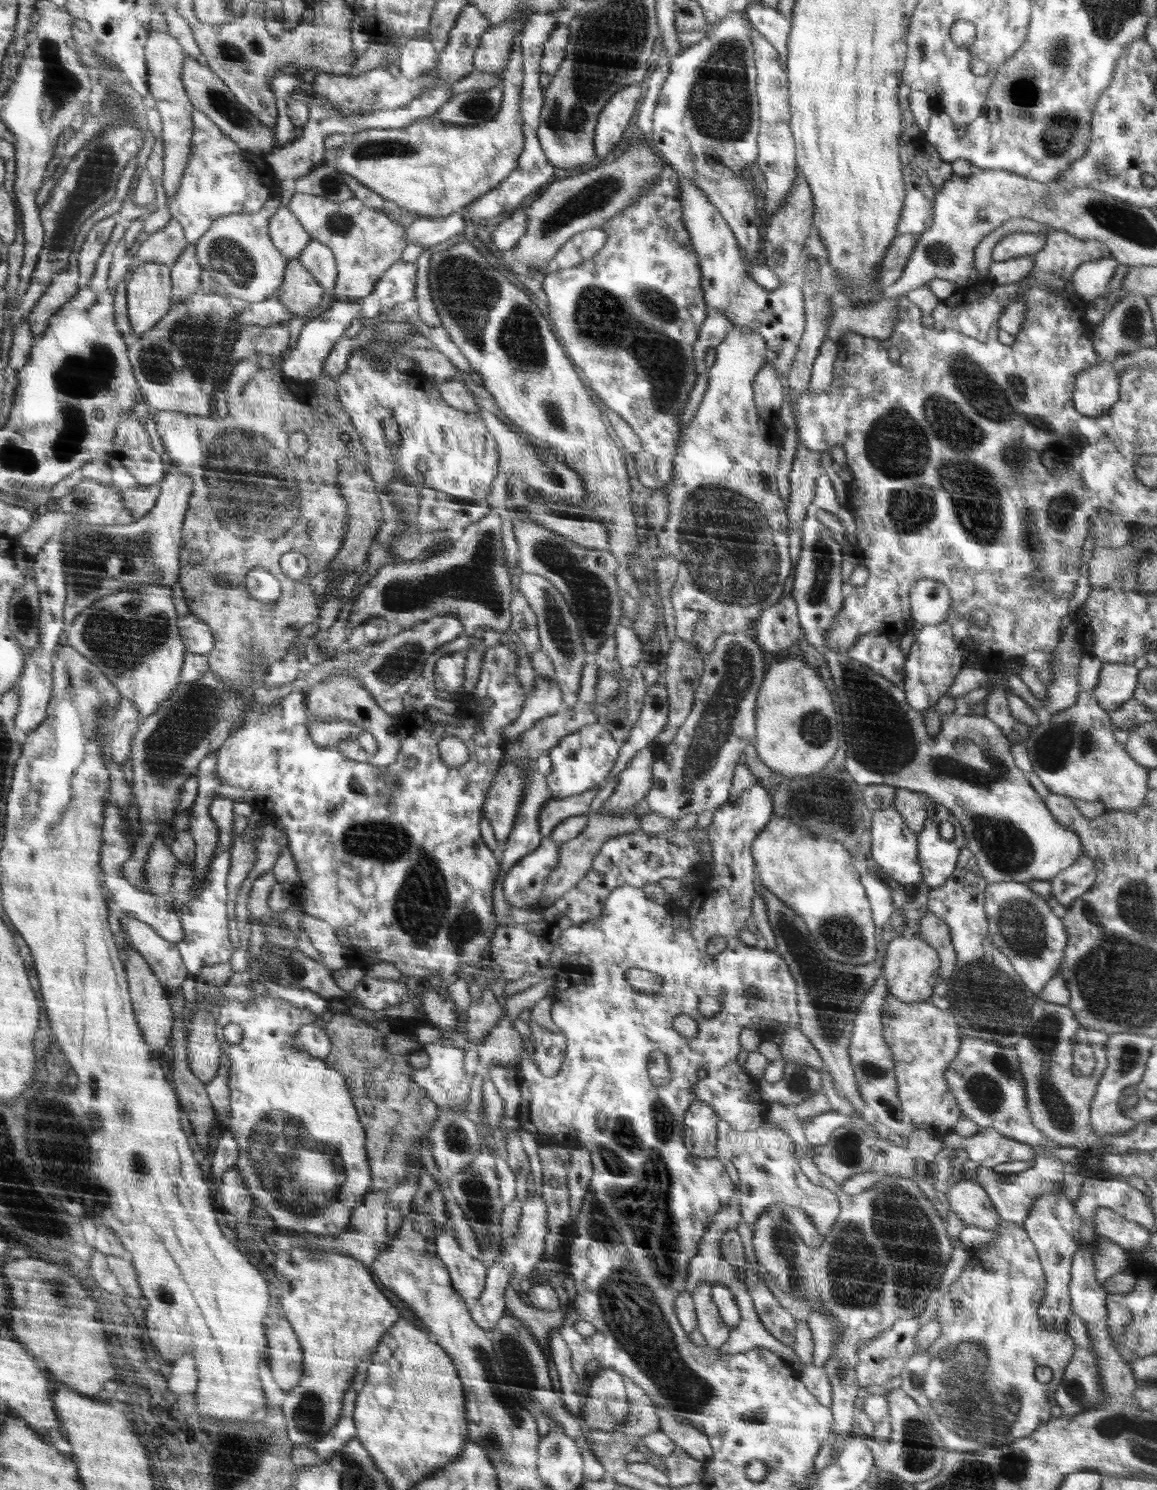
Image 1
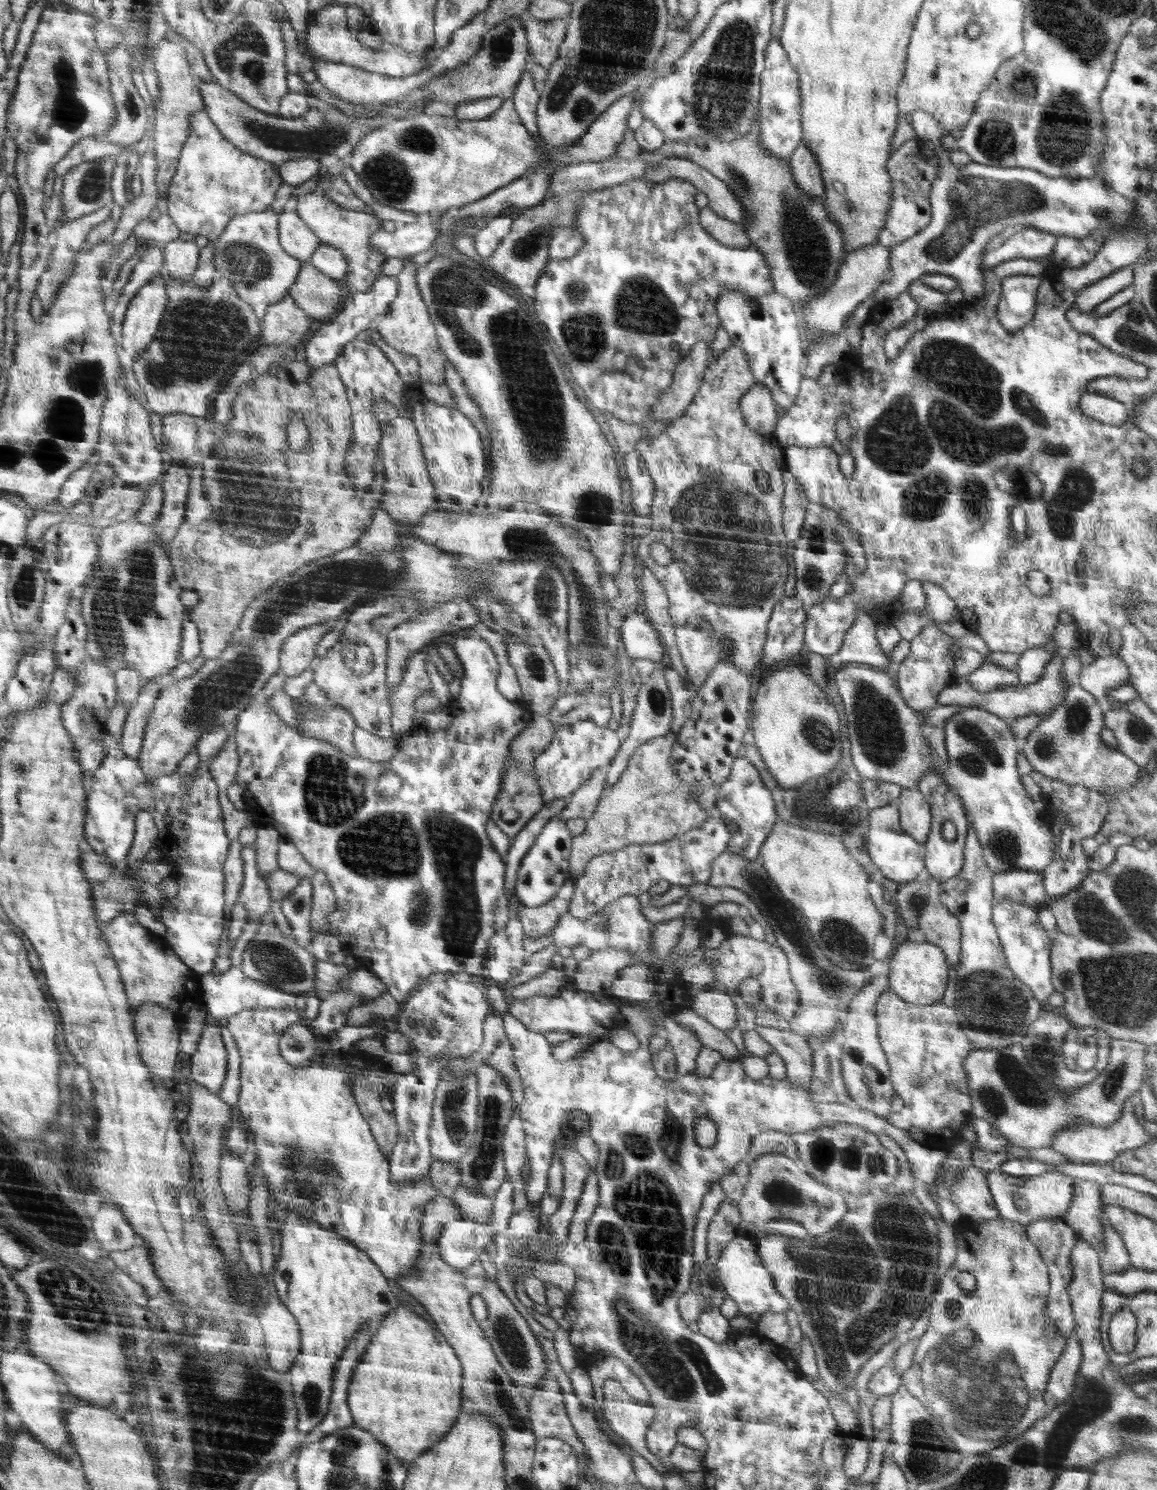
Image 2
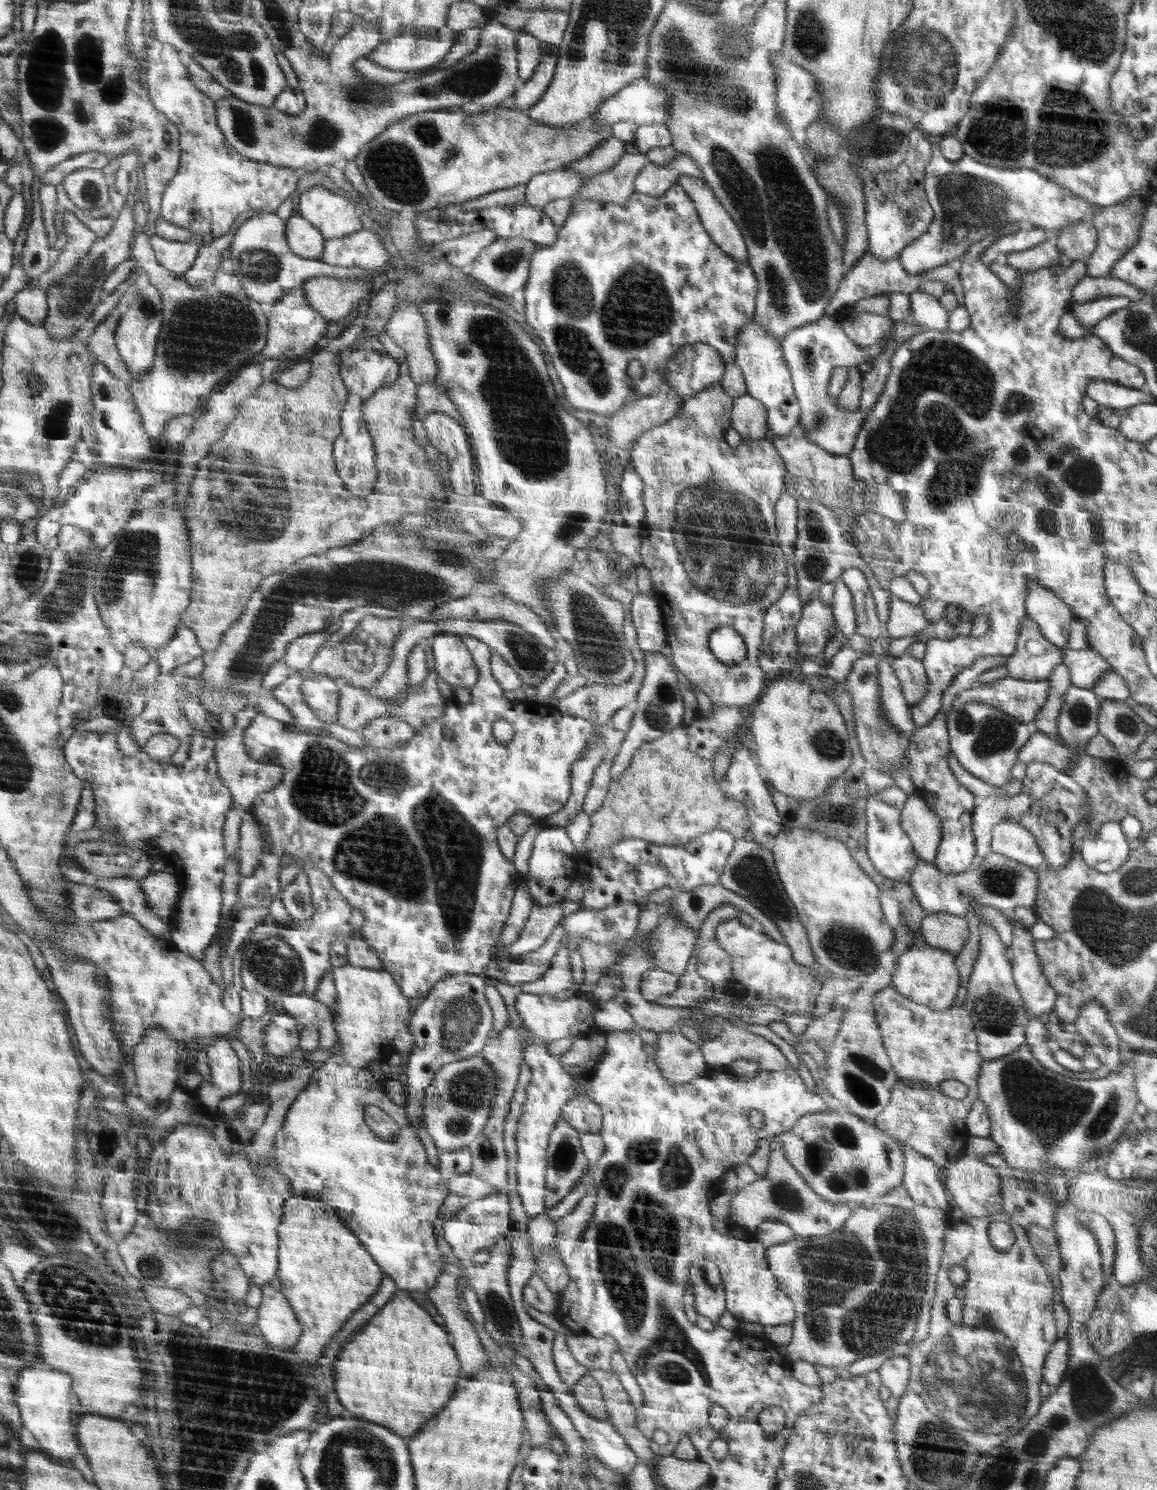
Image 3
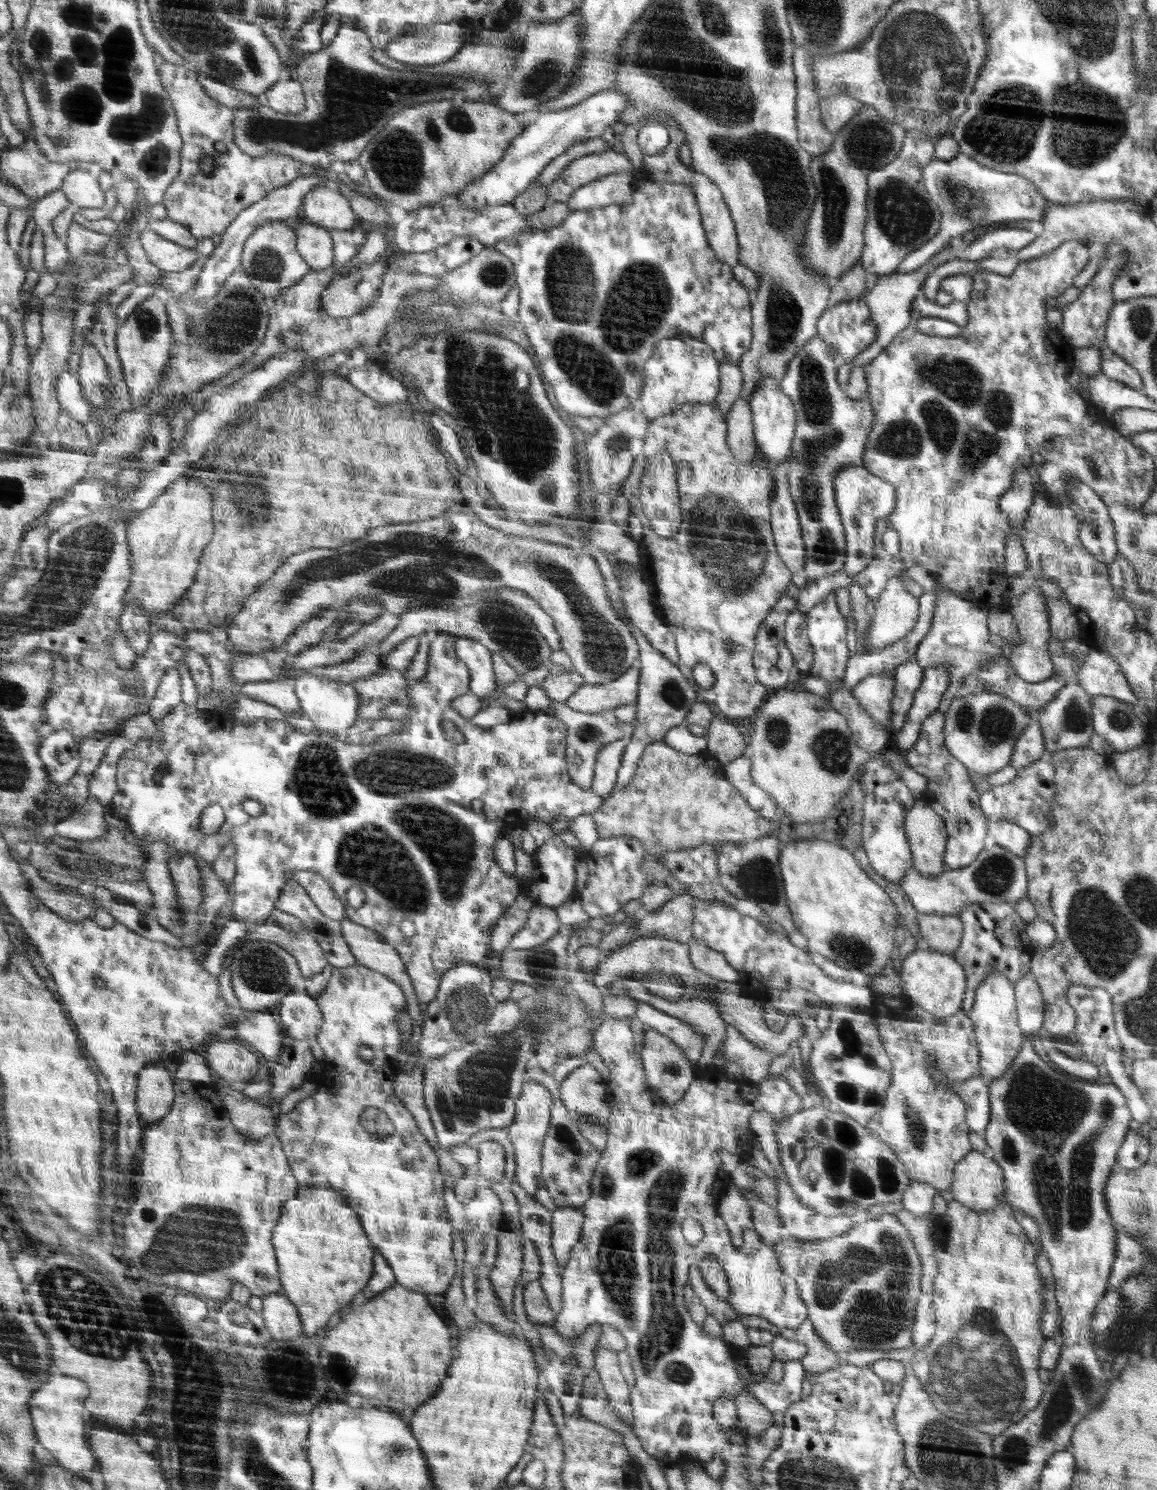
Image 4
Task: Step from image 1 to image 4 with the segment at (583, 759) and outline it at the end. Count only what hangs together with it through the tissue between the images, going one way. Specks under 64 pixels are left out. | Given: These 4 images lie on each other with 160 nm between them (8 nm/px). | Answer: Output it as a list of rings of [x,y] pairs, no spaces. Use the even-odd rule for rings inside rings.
[[[437,633],[437,635],[433,638],[433,641],[430,643],[429,655],[428,655],[429,663],[425,676],[423,676],[422,679],[418,679],[418,681],[406,680],[406,687],[404,687],[404,690],[408,692],[408,698],[411,699],[411,709],[409,715],[406,718],[403,718],[403,720],[401,720],[403,724],[401,726],[401,730],[399,730],[399,732],[397,732],[396,734],[381,736],[380,738],[377,738],[374,742],[371,742],[370,744],[362,742],[358,744],[350,744],[345,743],[343,741],[339,741],[338,738],[335,737],[335,734],[338,731],[344,728],[348,728],[349,726],[352,726],[352,724],[354,724],[357,721],[358,707],[360,706],[360,704],[358,702],[358,693],[356,693],[356,689],[352,687],[352,684],[339,682],[336,680],[330,680],[328,678],[324,679],[321,676],[312,676],[309,672],[304,672],[303,674],[296,674],[296,677],[294,678],[294,692],[296,694],[296,698],[298,698],[299,700],[301,710],[314,723],[314,726],[316,728],[316,730],[310,731],[309,733],[306,731],[298,731],[294,727],[292,727],[290,723],[287,724],[285,721],[279,722],[268,718],[259,718],[258,720],[255,720],[252,723],[241,723],[237,722],[231,713],[228,714],[226,712],[222,712],[221,710],[217,709],[212,709],[211,711],[203,712],[194,706],[190,706],[184,702],[181,702],[172,709],[172,712],[170,712],[170,714],[163,716],[158,722],[155,723],[155,725],[163,732],[163,740],[159,740],[159,742],[150,742],[149,740],[138,740],[136,741],[137,745],[134,748],[132,748],[132,750],[129,750],[128,752],[124,753],[118,759],[117,773],[116,773],[117,791],[116,794],[112,797],[111,803],[108,806],[121,819],[125,819],[126,825],[128,826],[132,834],[134,834],[134,836],[139,838],[140,841],[165,842],[168,846],[173,846],[178,853],[185,855],[192,855],[196,857],[198,860],[204,860],[210,863],[210,865],[212,865],[212,861],[214,861],[216,855],[218,855],[221,849],[223,849],[227,844],[234,845],[237,858],[237,864],[236,864],[237,871],[235,874],[234,889],[233,889],[234,896],[232,897],[231,900],[231,907],[233,909],[233,912],[235,912],[240,917],[240,919],[247,924],[247,928],[250,929],[253,929],[256,925],[262,924],[264,921],[270,918],[271,912],[275,909],[275,902],[279,900],[282,890],[284,889],[284,886],[286,886],[287,884],[287,880],[285,877],[286,872],[316,871],[320,876],[324,877],[328,881],[328,884],[332,887],[332,890],[339,896],[339,899],[345,904],[346,909],[345,913],[348,919],[352,920],[352,922],[355,922],[356,924],[359,924],[360,926],[372,929],[382,938],[384,942],[388,943],[390,946],[393,946],[398,951],[398,954],[404,959],[404,966],[406,967],[407,973],[409,974],[409,977],[413,982],[413,989],[419,1002],[420,1003],[432,1002],[435,1000],[435,997],[438,996],[439,985],[442,984],[442,978],[444,976],[444,973],[447,972],[447,970],[450,970],[454,968],[456,965],[459,965],[460,963],[464,962],[472,964],[480,963],[480,960],[484,960],[484,958],[486,958],[486,954],[488,954],[488,950],[490,950],[490,932],[492,932],[493,926],[496,924],[496,921],[506,912],[506,909],[516,900],[516,898],[518,898],[518,896],[522,894],[520,891],[520,879],[523,878],[516,877],[514,874],[512,875],[505,874],[505,872],[501,869],[501,866],[495,860],[496,839],[505,838],[507,836],[507,833],[509,831],[512,832],[512,830],[520,829],[526,831],[526,826],[528,825],[528,820],[526,818],[542,819],[544,822],[550,822],[550,823],[553,823],[559,816],[565,816],[573,819],[576,817],[580,817],[583,814],[592,814],[596,812],[599,808],[602,808],[603,802],[605,800],[604,798],[596,794],[595,791],[592,791],[590,788],[584,790],[583,788],[580,788],[577,784],[574,784],[574,782],[572,782],[572,779],[570,778],[570,775],[568,774],[567,771],[566,753],[565,753],[567,747],[567,726],[559,718],[556,718],[555,716],[550,716],[549,714],[546,714],[541,710],[536,711],[529,709],[527,710],[526,713],[513,716],[510,721],[504,724],[497,724],[495,726],[492,726],[491,728],[486,727],[483,728],[470,723],[470,720],[464,718],[451,705],[451,700],[454,700],[454,698],[458,698],[458,696],[468,693],[469,691],[471,691],[472,693],[474,693],[474,695],[478,697],[488,697],[490,693],[494,693],[494,689],[496,689],[496,682],[495,682],[495,672],[493,671],[493,662],[491,661],[491,654],[492,651],[488,650],[486,646],[480,644],[480,642],[478,642],[477,640],[468,637],[458,637],[450,633]],[[444,720],[452,720],[452,722],[454,722],[454,726],[456,726],[458,732],[462,732],[462,734],[464,735],[464,742],[462,742],[461,744],[454,744],[446,740],[444,731],[442,729],[442,722],[444,722]],[[248,798],[250,798],[250,800],[257,800],[258,802],[260,802],[260,804],[262,804],[262,806],[264,806],[262,814],[260,814],[257,817],[253,817],[251,815],[248,815],[244,811],[244,809],[242,809],[242,805],[240,803],[244,802],[244,800],[248,800]],[[216,803],[222,806],[225,814],[225,821],[224,824],[220,826],[218,832],[209,836],[208,834],[202,833],[200,825],[200,815],[201,812],[204,812],[204,808],[208,808],[210,804],[216,804]],[[352,886],[360,886],[360,888],[364,891],[365,901],[363,902],[362,906],[360,906],[360,908],[351,907],[347,903],[346,893],[350,888],[352,888]],[[404,920],[410,920],[411,922],[414,923],[416,933],[410,938],[406,937],[406,935],[404,935],[404,933],[400,931],[399,924],[402,924]]]

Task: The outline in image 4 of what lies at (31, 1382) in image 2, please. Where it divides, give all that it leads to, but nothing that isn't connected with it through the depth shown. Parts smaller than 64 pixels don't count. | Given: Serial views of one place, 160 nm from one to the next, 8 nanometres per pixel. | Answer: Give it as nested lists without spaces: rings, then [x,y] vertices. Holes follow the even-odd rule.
[[[52,1376],[48,1378],[48,1386],[44,1386],[44,1390],[40,1390],[40,1394],[36,1394],[36,1398],[32,1398],[32,1418],[36,1418],[36,1430],[40,1430],[40,1444],[52,1452],[52,1456],[58,1460],[60,1466],[74,1471],[77,1474],[89,1474],[92,1472],[92,1468],[96,1466],[96,1456],[92,1456],[90,1448],[88,1448],[88,1441],[86,1440],[86,1420],[84,1416],[88,1414],[82,1406],[84,1398],[88,1396],[88,1386],[78,1380],[78,1378],[72,1378],[72,1376]]]

